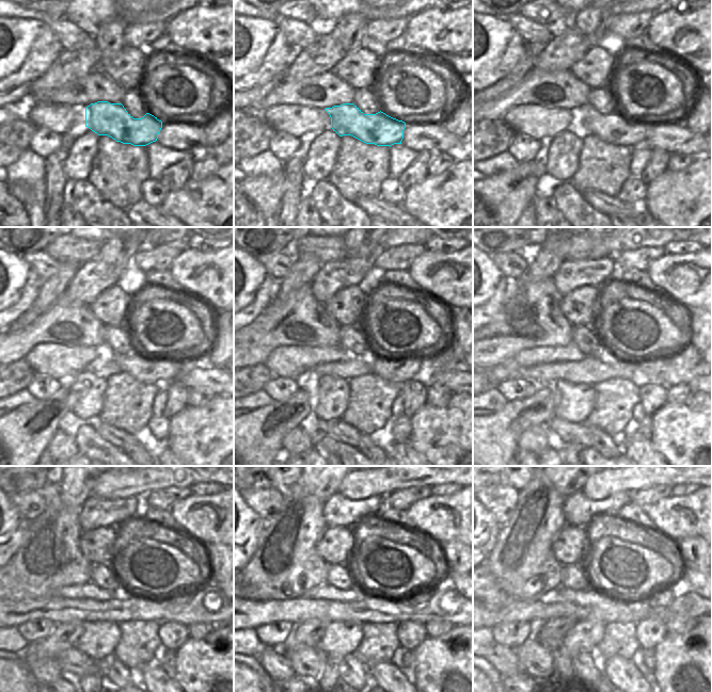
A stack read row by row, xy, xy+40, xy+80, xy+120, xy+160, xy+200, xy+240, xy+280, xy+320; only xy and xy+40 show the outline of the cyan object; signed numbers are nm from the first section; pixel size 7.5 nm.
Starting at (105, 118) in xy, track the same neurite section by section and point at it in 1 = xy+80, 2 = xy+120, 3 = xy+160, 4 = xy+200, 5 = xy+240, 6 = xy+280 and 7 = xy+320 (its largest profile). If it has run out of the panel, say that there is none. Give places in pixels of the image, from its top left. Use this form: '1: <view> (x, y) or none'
1: xy+80 (614, 128)
2: xy+120 (151, 370)
3: xy+160 (397, 370)
4: xy+200 (651, 366)
5: xy+240 (182, 597)
6: xy+280 (421, 597)
7: xy+320 (663, 597)

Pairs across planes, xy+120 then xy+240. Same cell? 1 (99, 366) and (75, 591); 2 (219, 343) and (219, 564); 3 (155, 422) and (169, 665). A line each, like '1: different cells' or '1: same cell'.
1: different cells
2: same cell
3: same cell

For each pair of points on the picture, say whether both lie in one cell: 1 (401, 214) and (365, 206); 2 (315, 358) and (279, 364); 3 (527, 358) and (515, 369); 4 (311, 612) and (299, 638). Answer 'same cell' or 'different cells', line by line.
1: same cell
2: same cell
3: different cells
4: different cells

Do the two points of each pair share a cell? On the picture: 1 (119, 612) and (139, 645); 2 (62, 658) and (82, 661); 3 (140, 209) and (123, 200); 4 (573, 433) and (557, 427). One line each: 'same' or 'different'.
1: different
2: same
3: different
4: same

